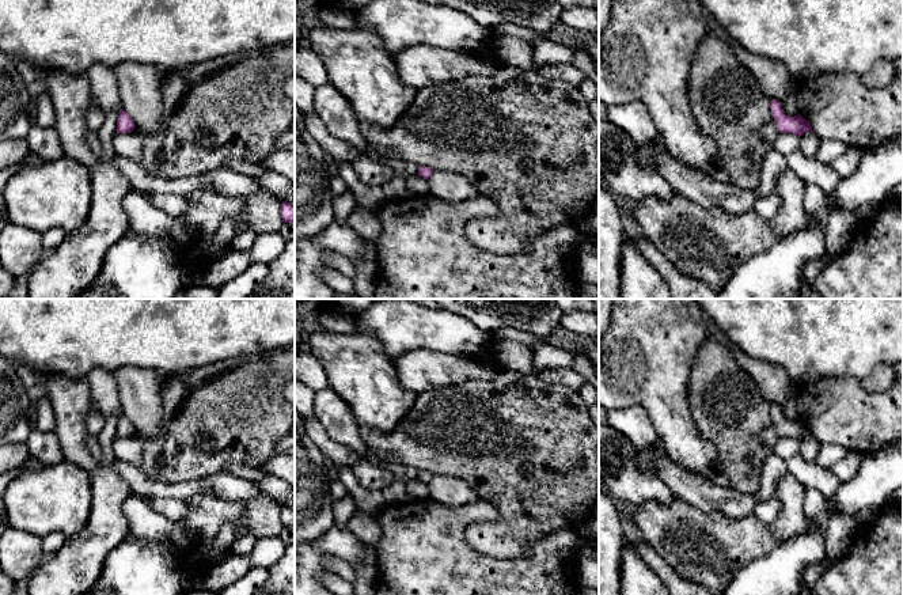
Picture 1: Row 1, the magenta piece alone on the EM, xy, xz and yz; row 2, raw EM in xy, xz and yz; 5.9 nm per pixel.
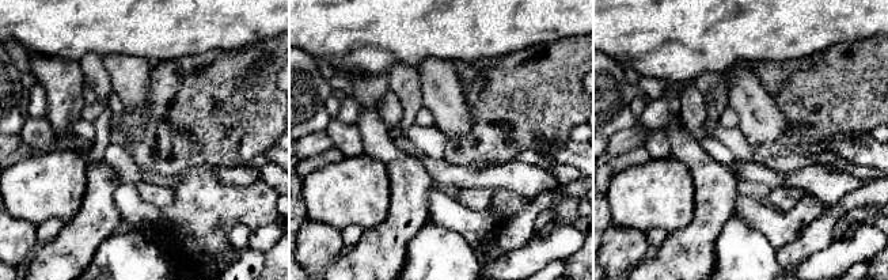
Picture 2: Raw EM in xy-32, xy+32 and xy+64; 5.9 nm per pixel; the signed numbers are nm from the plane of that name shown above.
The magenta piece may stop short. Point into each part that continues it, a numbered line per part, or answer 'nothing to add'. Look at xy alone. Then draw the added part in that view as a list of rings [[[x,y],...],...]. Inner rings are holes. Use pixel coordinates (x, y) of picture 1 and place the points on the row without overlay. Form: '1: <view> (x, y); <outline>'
nothing to add

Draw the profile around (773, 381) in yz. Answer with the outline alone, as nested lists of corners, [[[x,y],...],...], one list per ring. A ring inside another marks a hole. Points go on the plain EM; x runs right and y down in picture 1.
[[[710,322],[709,333],[713,333],[724,340],[739,367],[745,369],[752,376],[764,399],[770,405],[775,403],[782,409],[788,399],[788,391],[793,386],[786,369],[779,365],[747,356],[736,345],[724,338]]]

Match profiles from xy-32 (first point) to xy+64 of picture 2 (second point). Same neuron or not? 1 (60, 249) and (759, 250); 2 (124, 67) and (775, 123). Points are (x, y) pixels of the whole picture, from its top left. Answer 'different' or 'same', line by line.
1: different
2: same

